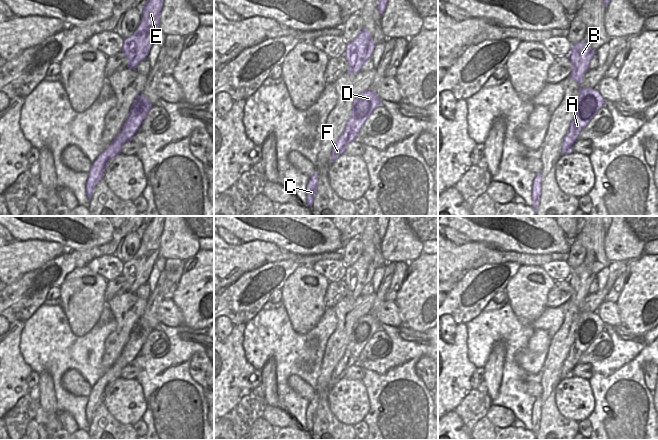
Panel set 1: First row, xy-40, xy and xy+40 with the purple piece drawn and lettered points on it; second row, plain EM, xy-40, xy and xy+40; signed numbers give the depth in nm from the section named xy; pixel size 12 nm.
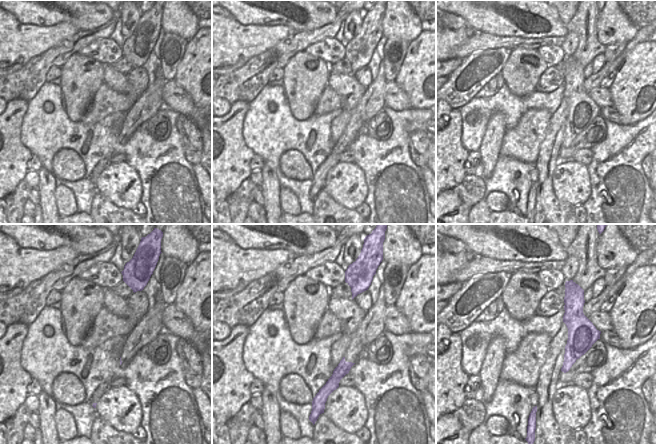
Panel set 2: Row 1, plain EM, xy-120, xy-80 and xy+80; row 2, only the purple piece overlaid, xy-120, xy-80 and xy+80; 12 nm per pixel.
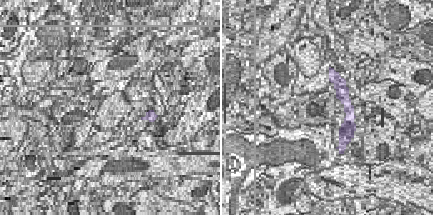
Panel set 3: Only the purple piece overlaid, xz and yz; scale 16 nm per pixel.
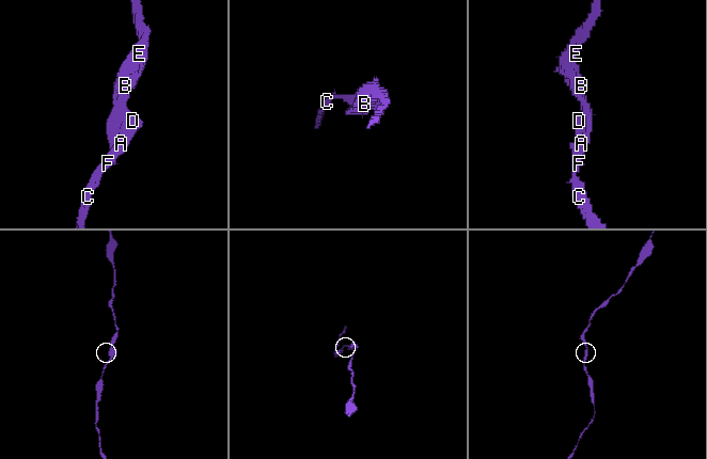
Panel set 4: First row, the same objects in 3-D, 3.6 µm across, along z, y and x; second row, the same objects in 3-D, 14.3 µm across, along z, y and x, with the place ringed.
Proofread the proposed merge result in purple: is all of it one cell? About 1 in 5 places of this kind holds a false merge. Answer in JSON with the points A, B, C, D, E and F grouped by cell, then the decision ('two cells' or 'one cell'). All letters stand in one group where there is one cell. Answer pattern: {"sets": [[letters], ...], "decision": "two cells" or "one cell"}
{"sets": [["A", "B", "C", "D", "E", "F"]], "decision": "one cell"}

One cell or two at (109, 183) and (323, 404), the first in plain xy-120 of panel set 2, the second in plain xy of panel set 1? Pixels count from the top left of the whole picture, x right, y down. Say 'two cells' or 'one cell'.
two cells

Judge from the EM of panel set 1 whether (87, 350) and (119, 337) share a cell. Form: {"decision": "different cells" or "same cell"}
{"decision": "different cells"}

